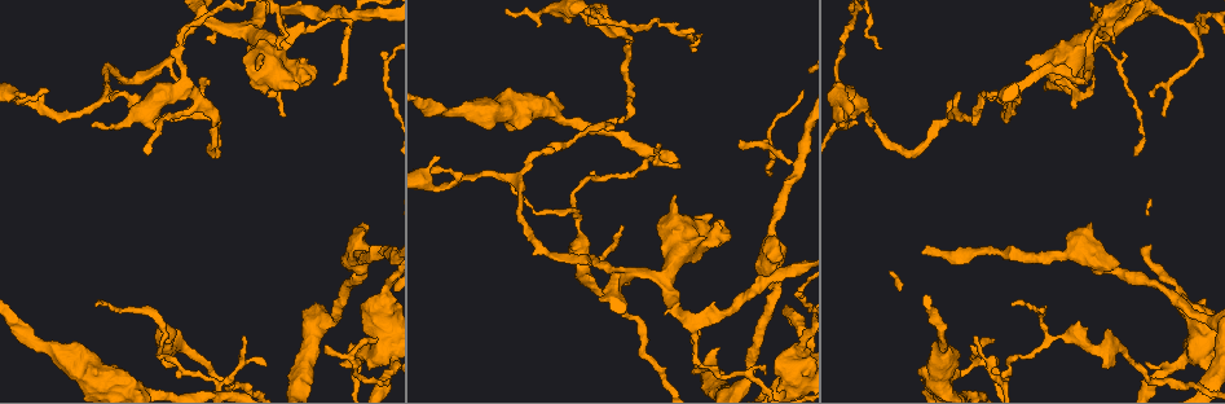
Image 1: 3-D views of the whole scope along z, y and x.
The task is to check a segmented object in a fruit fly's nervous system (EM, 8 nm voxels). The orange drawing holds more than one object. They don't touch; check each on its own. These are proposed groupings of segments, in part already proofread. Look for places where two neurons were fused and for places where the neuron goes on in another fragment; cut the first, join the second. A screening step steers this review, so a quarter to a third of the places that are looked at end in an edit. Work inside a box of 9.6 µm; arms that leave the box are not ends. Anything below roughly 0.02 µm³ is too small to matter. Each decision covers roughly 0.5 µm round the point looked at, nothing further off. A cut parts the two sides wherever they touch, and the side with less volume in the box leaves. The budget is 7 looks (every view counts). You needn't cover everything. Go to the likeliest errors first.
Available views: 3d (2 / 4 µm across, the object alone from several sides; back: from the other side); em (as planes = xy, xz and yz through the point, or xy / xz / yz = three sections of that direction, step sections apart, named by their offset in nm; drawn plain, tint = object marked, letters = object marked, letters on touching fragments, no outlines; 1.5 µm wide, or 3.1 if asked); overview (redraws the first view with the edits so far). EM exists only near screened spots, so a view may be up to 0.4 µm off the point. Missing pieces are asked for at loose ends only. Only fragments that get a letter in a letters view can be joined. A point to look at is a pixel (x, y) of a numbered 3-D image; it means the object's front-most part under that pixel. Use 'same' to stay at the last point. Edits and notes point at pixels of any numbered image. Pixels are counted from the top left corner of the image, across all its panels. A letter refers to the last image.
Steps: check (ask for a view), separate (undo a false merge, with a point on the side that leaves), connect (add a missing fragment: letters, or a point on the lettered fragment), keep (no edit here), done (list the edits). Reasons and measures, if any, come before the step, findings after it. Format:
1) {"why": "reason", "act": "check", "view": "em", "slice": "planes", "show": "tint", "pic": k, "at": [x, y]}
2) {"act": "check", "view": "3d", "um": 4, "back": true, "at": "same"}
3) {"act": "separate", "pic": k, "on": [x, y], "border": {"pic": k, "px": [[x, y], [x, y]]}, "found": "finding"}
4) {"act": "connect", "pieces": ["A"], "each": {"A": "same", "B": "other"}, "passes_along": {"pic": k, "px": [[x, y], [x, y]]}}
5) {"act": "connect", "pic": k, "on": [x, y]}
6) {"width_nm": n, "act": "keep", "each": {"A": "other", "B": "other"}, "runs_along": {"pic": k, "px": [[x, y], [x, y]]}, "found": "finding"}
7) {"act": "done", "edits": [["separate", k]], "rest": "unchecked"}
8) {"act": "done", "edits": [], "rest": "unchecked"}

{"why": "three arms meet", "act": "check", "view": "3d", "um": 4, "pic": 1, "at": [1106, 36]}

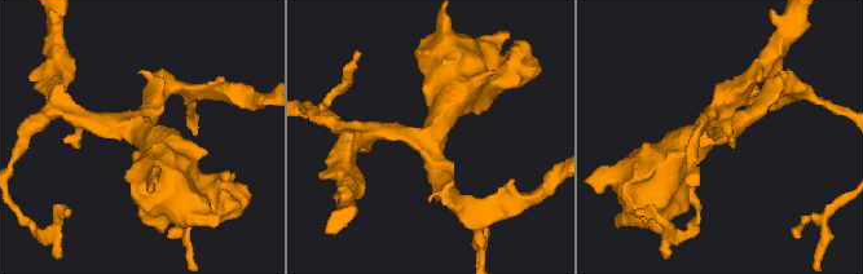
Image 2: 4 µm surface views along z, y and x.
{"arms": 3, "arm_widths_nm": [200, 220, 550], "why": "now the EM", "act": "check", "view": "em", "slice": "planes", "show": "tint", "pic": 2, "at": [136, 128]}

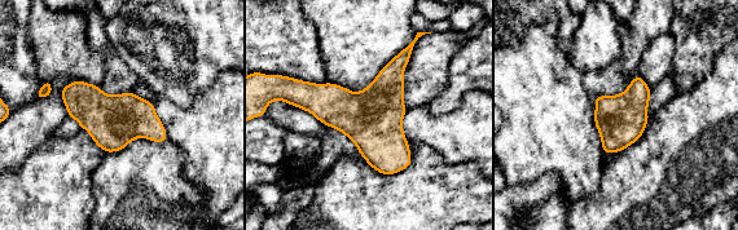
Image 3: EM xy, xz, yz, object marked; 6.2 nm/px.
{"act": "check", "view": "em", "slice": "planes", "show": "letters", "at": "same"}

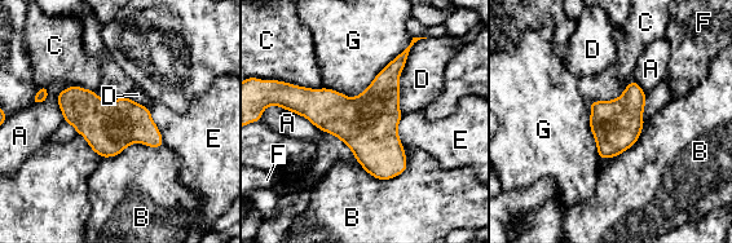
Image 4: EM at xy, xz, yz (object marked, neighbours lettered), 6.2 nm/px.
{"width_nm": 320, "act": "keep", "each": {"A": "other", "B": "other", "C": "other", "D": "other", "E": "other", "F": "other", "G": "other"}, "border": {"pic": 4, "px": [[356, 159], [382, 180], [408, 167]]}, "found": "continuous, no second neuron"}

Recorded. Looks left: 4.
{"why": "calibre changes", "act": "check", "view": "3d", "um": 2, "pic": 1, "at": [1212, 322]}

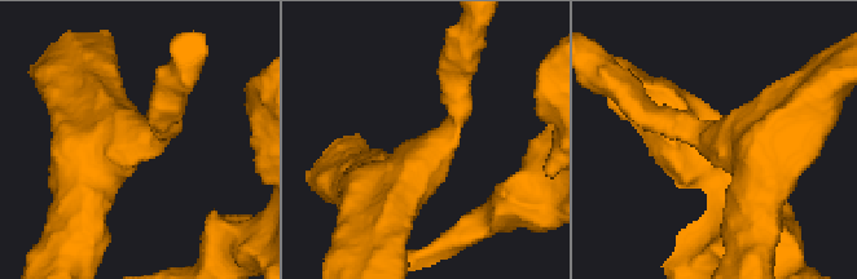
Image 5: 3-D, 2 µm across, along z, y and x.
{"arms": 3, "arm_widths_nm": [220, 340, 380], "act": "check", "view": "em", "slice": "planes", "show": "letters", "pic": 5, "at": [143, 135]}

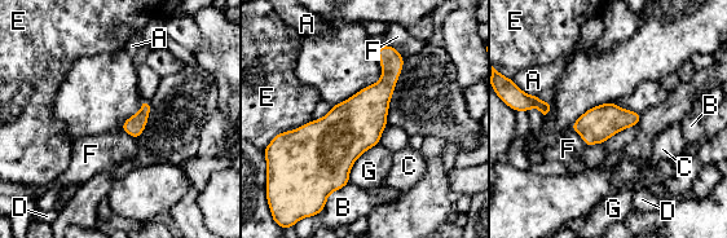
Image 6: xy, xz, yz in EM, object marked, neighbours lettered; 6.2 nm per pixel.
{"width_nm": 220, "act": "keep", "each": {"A": "other", "B": "other", "C": "other", "D": "other", "E": "other", "F": "other", "G": "other"}, "border": {"pic": 6, "px": [[379, 144], [357, 158], [348, 181]]}, "found": "all the same neuron"}

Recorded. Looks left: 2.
{"why": "free end", "act": "check", "view": "3d", "um": 4, "pic": 1, "at": [779, 260]}

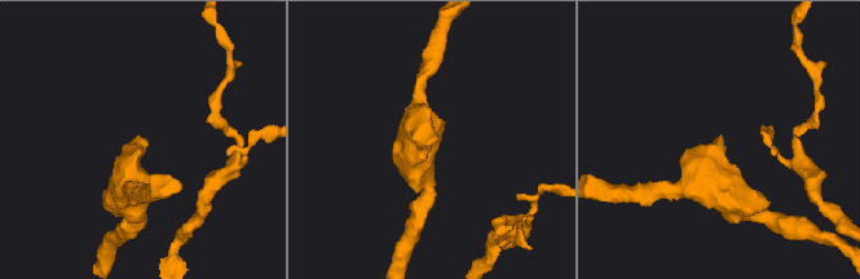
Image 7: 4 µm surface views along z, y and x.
{"act": "check", "view": "em", "slice": "planes", "show": "letters", "pic": 7, "at": [718, 138]}

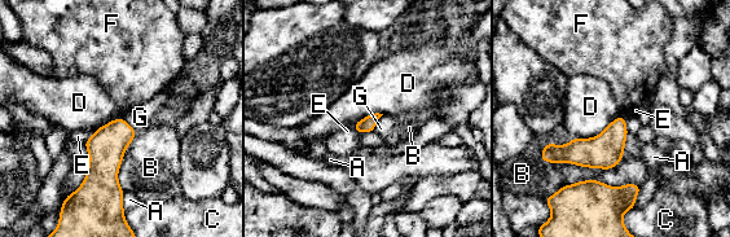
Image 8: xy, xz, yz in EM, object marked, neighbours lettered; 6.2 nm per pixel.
{"longest_contact_nm": ["B", 550], "act": "keep", "each": {"A": "other", "B": "other", "C": "other", "D": "other", "E": "other", "F": "other", "G": "other"}, "found": "none of them fits"}

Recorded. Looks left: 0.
{"act": "done", "edits": [], "rest": "unchecked"}

